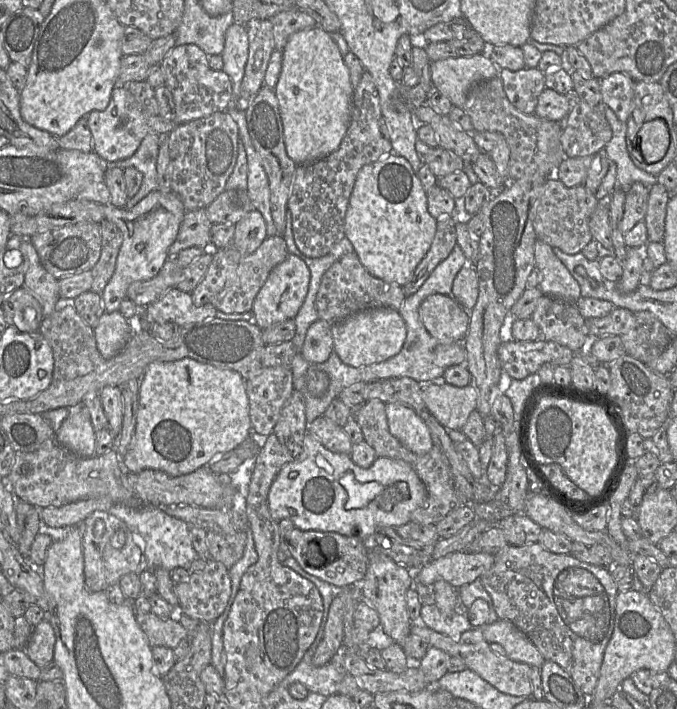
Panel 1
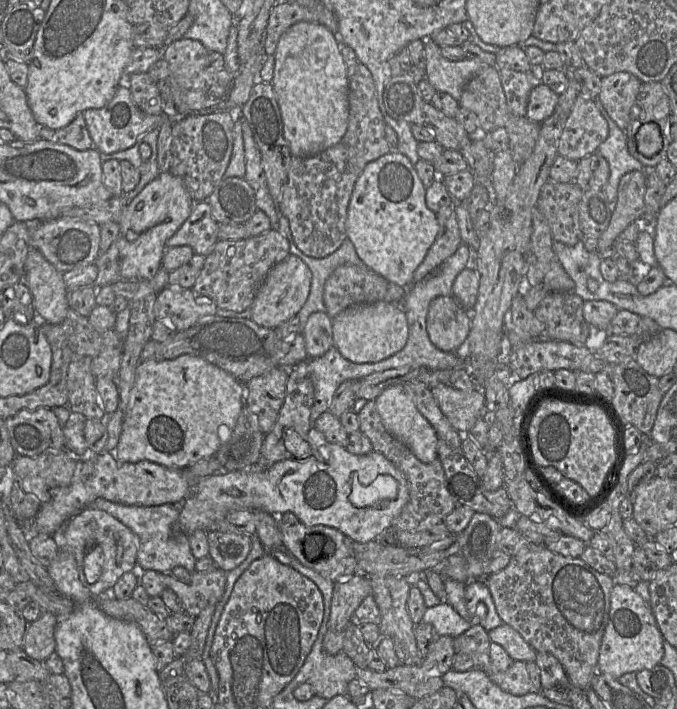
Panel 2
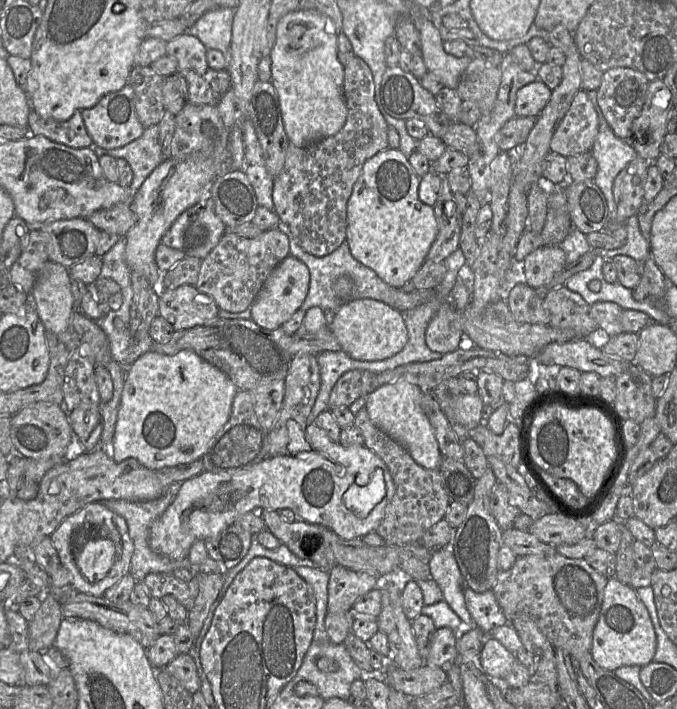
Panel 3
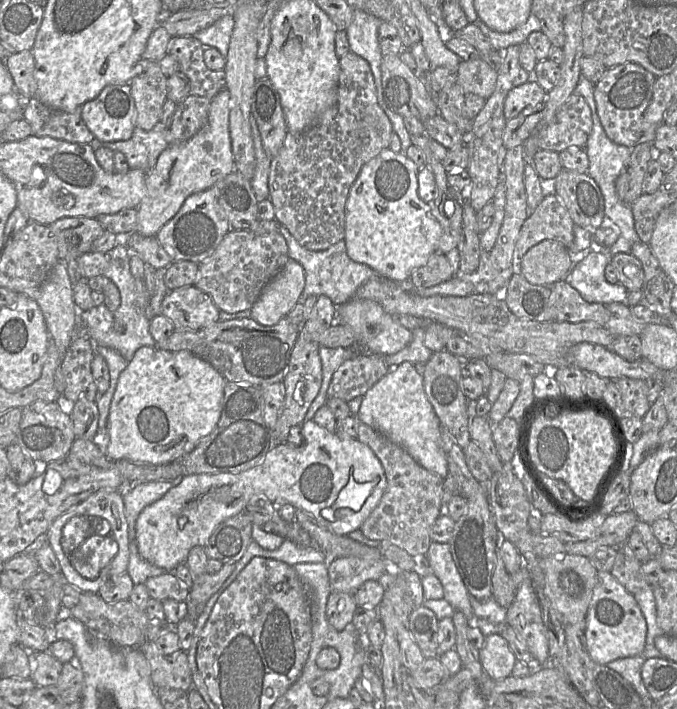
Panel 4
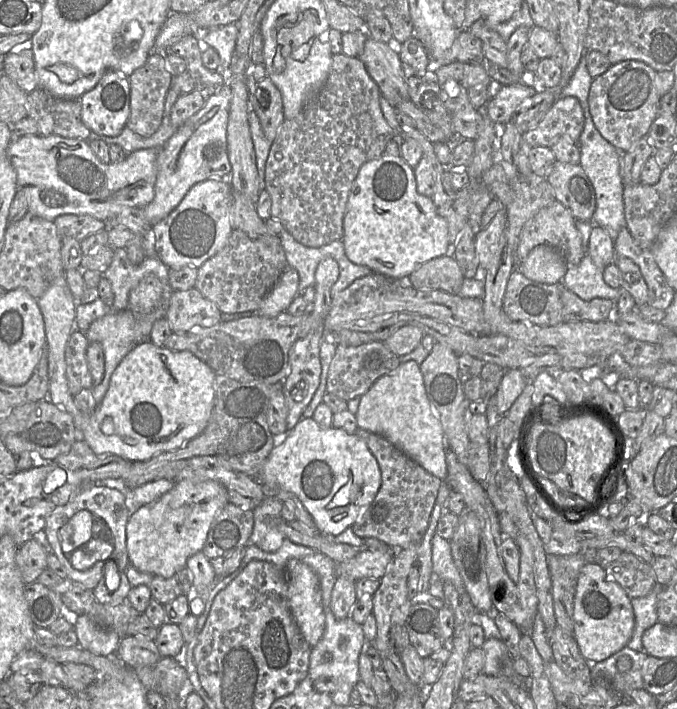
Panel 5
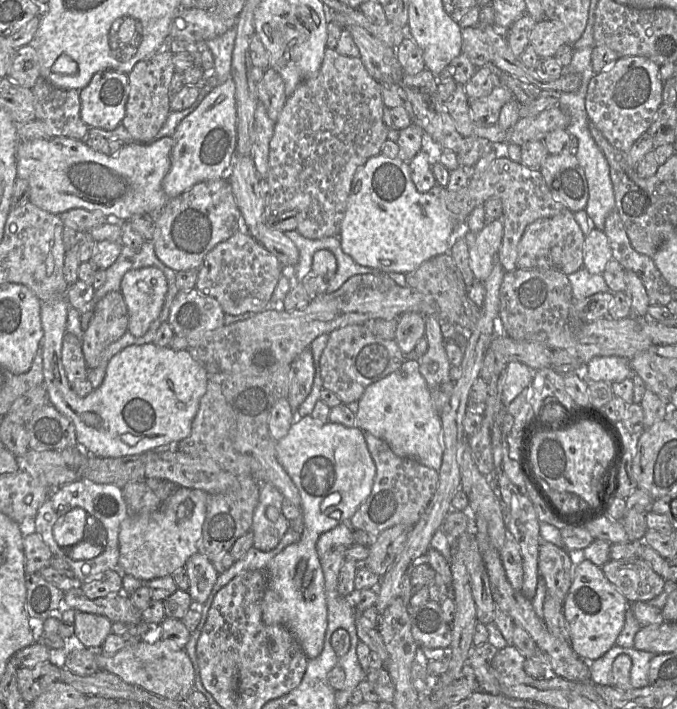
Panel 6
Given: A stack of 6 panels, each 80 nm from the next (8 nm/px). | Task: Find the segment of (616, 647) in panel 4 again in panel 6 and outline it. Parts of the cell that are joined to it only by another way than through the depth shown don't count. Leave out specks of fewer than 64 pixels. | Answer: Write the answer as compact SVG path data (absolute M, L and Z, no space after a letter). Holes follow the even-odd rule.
M584 559L573 565L573 580L563 602L570 630L570 646L583 659L597 660L616 645L630 602L605 577L601 567Z

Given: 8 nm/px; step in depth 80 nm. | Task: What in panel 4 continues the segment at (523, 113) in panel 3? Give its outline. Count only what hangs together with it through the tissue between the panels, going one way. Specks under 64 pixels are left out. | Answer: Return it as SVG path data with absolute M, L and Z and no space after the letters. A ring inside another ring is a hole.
M528 81L509 91L504 102L506 120L518 116L525 108L544 104L547 92L536 82Z

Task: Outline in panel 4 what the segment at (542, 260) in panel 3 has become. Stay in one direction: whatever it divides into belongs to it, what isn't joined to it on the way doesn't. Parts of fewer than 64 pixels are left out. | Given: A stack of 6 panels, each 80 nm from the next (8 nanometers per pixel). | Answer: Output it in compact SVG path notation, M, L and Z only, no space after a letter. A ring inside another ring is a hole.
M544 240L525 253L520 273L531 284L551 286L564 281L572 268L568 249L556 241Z

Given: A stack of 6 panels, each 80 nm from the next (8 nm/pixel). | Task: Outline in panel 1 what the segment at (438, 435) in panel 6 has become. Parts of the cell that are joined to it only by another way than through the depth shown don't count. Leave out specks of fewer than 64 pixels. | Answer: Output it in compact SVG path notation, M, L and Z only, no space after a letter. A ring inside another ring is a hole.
M385 403L390 433L408 450L425 455L433 447L429 429L411 408L398 403Z

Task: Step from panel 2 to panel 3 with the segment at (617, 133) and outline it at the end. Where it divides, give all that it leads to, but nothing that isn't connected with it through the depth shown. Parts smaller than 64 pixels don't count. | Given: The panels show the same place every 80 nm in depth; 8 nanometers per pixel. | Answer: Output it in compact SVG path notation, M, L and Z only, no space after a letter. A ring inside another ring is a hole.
M599 109L595 110L598 115L599 131L591 149L591 154L598 164L594 182L605 195L609 220L611 220L615 218L617 208L613 195L614 180L631 161L638 157L638 154L632 147L630 140L618 138L607 123L603 113Z

